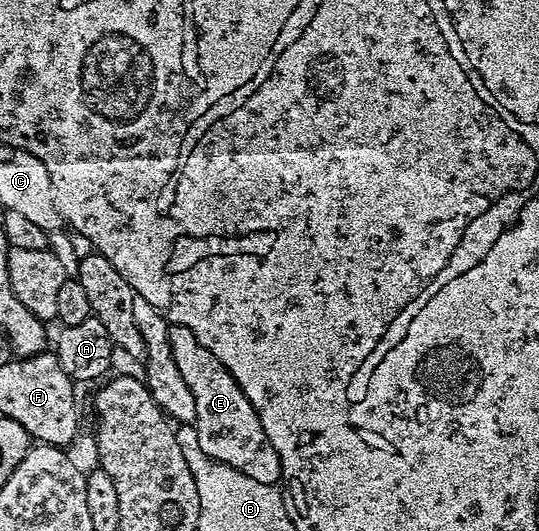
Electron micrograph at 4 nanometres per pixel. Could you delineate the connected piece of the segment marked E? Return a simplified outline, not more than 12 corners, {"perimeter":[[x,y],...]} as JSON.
{"perimeter":[[170,325],[199,448],[277,486],[279,452],[237,381]]}

